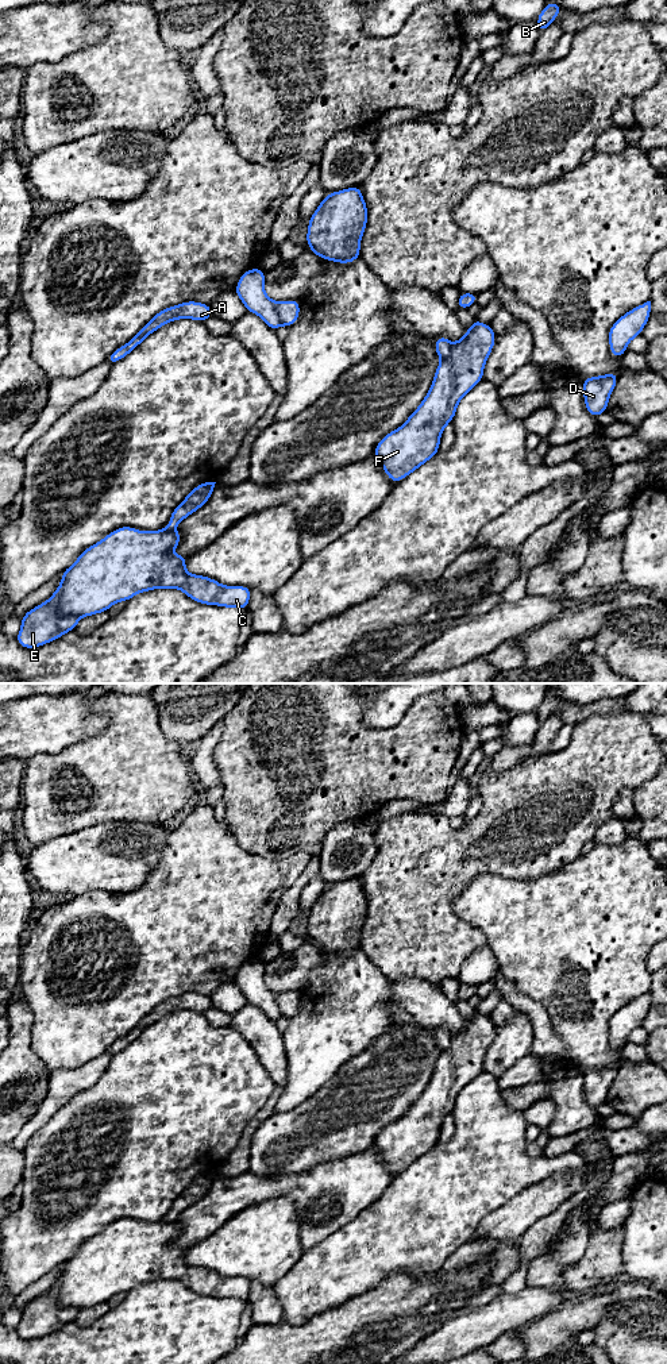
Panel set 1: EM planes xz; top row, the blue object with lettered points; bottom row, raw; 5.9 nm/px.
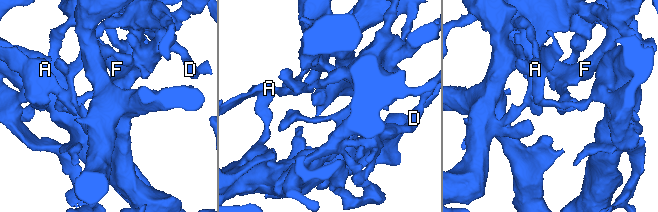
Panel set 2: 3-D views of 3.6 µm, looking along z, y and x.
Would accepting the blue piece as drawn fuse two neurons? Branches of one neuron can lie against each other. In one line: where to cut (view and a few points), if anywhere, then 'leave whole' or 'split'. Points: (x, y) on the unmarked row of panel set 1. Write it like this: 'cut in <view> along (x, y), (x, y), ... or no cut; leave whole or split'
cut in xz along (47, 1291), (62, 1306), (76, 1306), (78, 1309); split

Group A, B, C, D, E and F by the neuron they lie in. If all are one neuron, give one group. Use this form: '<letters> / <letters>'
A D E F / B C

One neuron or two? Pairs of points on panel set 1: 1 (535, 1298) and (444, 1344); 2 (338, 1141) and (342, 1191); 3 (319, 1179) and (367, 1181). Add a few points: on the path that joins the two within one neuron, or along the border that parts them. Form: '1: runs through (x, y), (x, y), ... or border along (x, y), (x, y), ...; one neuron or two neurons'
1: runs through (512, 1312), (467, 1332); one neuron
2: border along (369, 1147), (359, 1152), (320, 1163), (309, 1171); two neurons
3: runs through (331, 1181), (355, 1181); one neuron

